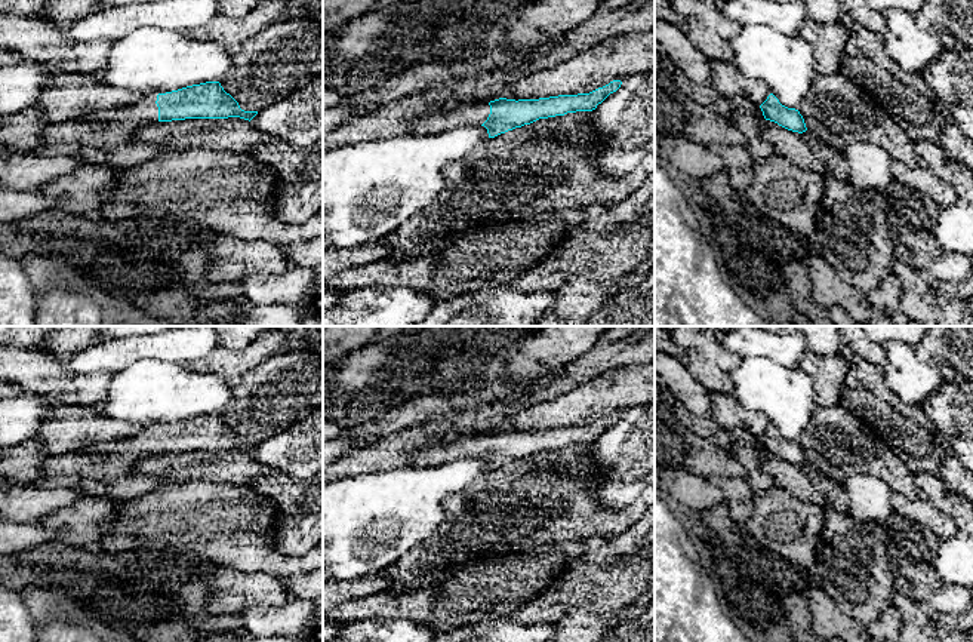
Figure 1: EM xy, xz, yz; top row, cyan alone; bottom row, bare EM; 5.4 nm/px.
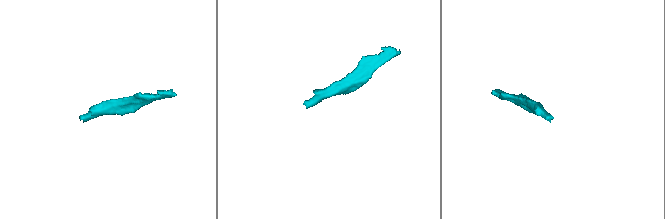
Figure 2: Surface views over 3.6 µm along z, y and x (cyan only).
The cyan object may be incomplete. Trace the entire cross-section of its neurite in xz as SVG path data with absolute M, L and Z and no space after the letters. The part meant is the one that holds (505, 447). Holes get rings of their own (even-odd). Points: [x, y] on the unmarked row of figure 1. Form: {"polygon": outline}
{"polygon": "M613 412L589 426L518 433L499 430L490 434L464 436L453 442L435 442L424 449L409 466L434 467L455 460L484 458L489 470L495 470L539 451L592 443L610 426L616 424L621 417L621 412Z"}

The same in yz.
{"polygon": "M770 426L767 431L760 437L766 452L775 454L779 458L803 466L807 463L803 448L795 440L788 440L779 434L779 431Z"}

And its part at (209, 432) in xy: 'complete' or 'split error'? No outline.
split error

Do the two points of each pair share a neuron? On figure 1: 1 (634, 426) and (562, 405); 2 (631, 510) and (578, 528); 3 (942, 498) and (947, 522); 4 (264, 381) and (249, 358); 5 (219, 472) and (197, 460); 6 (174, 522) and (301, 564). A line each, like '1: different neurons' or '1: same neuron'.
1: different neurons
2: same neuron
3: different neurons
4: different neurons
5: same neuron
6: same neuron

